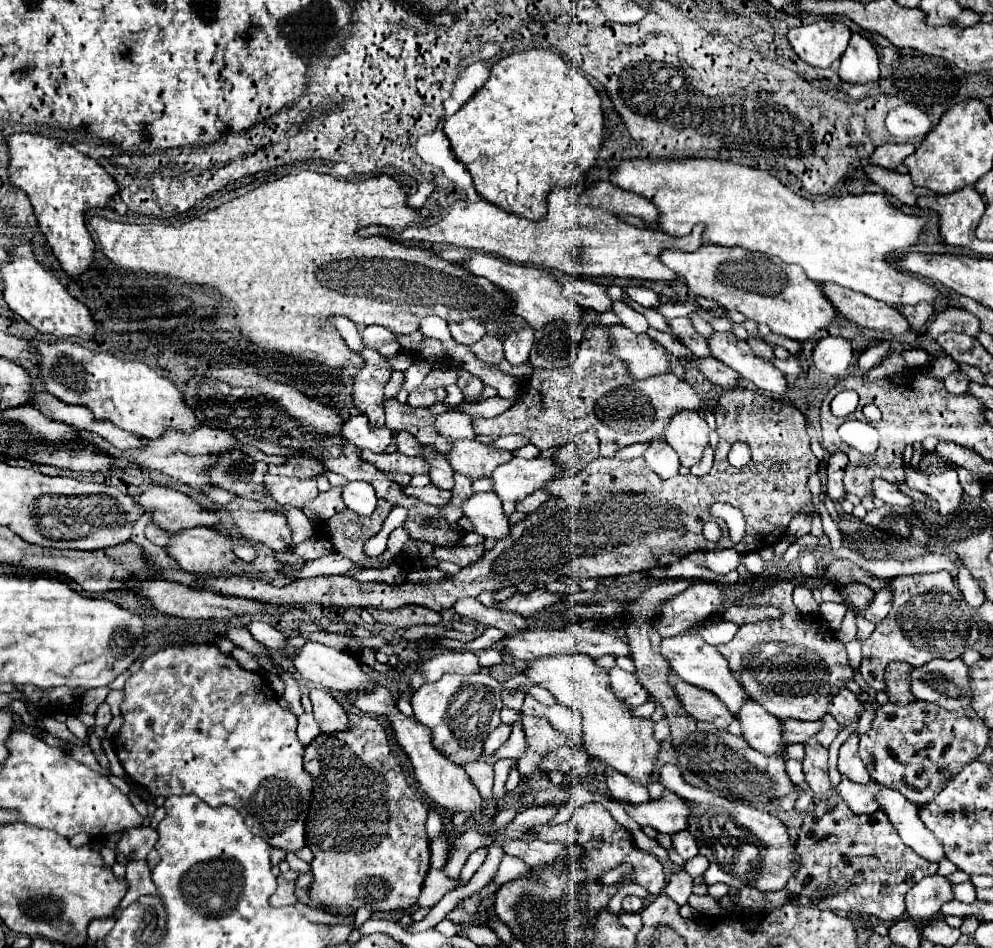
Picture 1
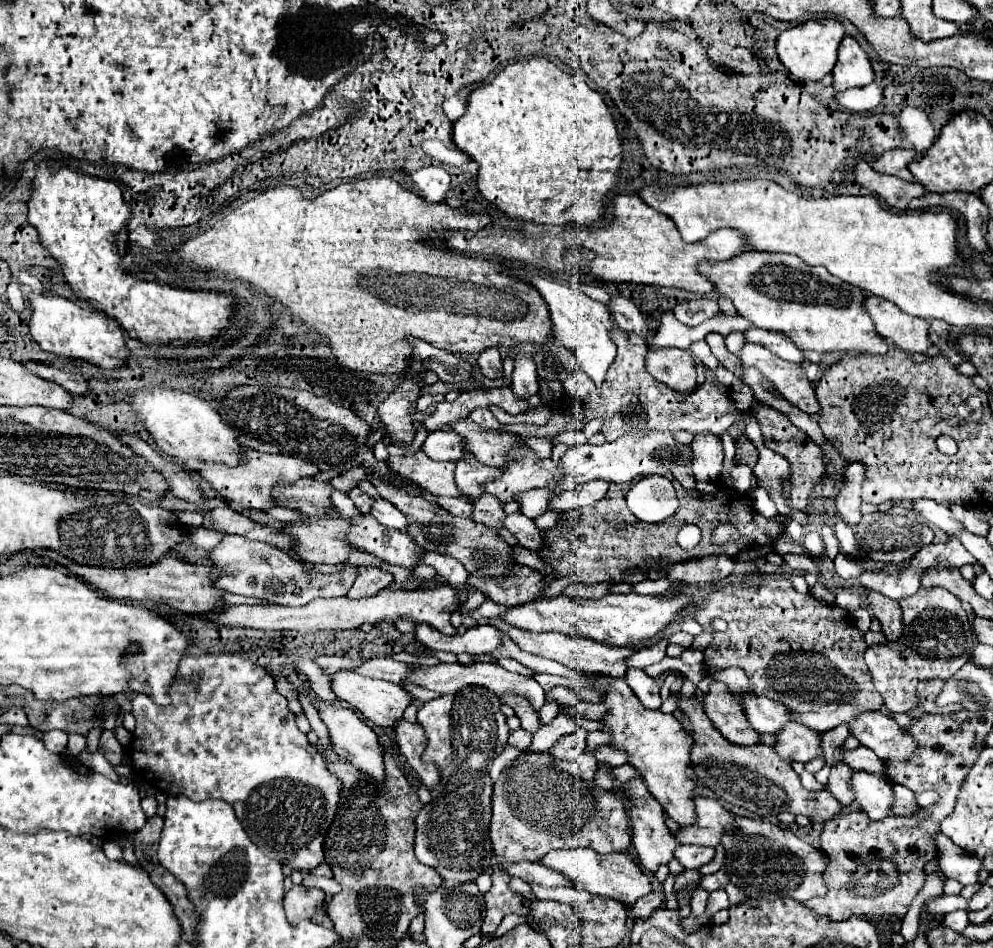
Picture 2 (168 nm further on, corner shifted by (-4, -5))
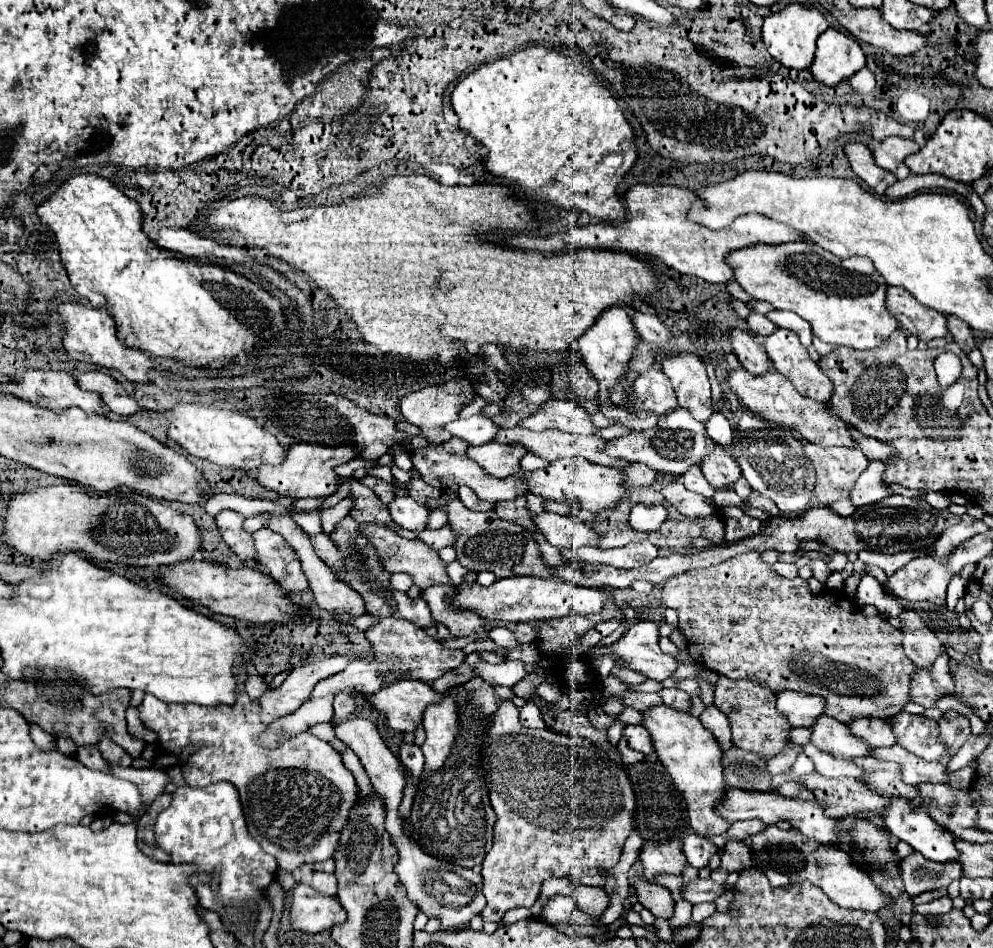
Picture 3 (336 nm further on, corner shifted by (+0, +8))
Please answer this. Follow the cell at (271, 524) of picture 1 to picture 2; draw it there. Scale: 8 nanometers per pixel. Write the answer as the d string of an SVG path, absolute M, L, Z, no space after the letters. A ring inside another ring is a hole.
M310 518L308 524L290 524L282 526L282 530L298 538L300 546L296 552L304 562L340 564L348 560L348 554L354 548L346 542L350 526L352 524L344 518Z

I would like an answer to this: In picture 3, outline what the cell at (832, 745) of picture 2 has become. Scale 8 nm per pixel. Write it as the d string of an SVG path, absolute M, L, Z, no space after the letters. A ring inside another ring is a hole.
M854 719L848 723L848 729L854 737L870 743L872 747L894 745L894 733L882 719Z

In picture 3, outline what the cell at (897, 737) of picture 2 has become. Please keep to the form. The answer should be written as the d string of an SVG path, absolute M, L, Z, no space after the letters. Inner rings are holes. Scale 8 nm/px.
M900 711L898 715L886 719L892 725L892 733L896 735L896 743L906 751L926 759L938 761L944 755L944 745L938 735L938 723L934 719L926 719L924 715L912 715Z

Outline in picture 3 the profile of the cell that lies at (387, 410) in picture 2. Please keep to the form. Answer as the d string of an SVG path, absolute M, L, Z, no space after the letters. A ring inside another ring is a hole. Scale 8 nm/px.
M451 380L444 383L444 385L430 385L424 387L420 391L408 393L400 399L400 411L404 415L404 419L412 425L416 425L420 429L420 433L428 439L428 443L442 443L450 439L450 433L442 433L442 425L446 421L456 419L456 413L462 405L470 403L470 399L474 397L474 389L470 380Z

